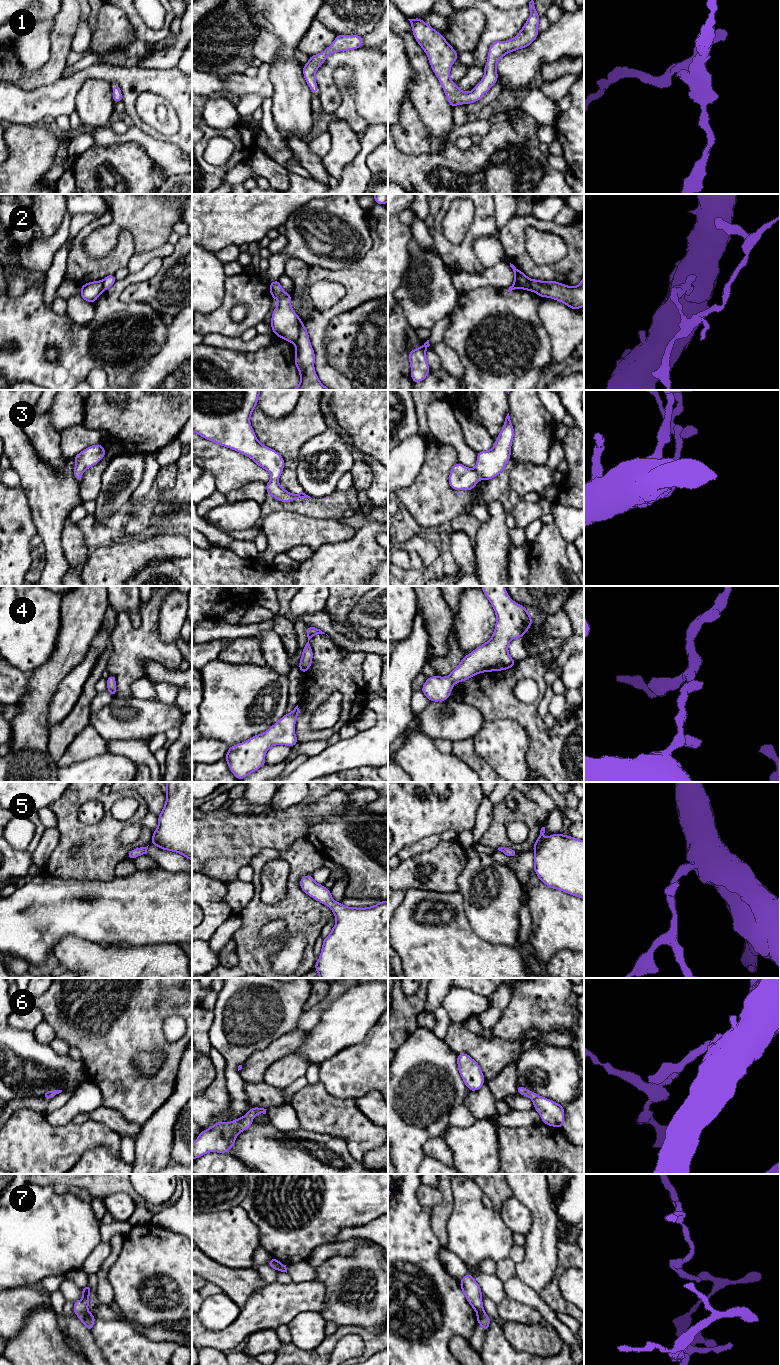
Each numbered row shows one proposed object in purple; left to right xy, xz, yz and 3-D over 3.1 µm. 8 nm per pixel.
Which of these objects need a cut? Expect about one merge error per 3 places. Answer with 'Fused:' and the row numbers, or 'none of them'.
Fused: 2, 7

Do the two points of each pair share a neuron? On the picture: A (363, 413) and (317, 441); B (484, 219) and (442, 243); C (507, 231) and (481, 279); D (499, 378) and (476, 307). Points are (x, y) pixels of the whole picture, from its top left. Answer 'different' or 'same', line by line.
A: different
B: same
C: different
D: same

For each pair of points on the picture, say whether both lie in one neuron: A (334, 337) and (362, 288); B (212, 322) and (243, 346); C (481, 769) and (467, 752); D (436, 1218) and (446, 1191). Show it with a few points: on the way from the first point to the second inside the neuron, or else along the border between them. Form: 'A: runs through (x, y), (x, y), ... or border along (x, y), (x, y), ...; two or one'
A: border along (370, 300), (336, 315), (329, 324); two
B: border along (208, 334), (240, 337); two
C: runs through (478, 765), (469, 756); one
D: runs through (443, 1211), (446, 1206), (446, 1198); one

